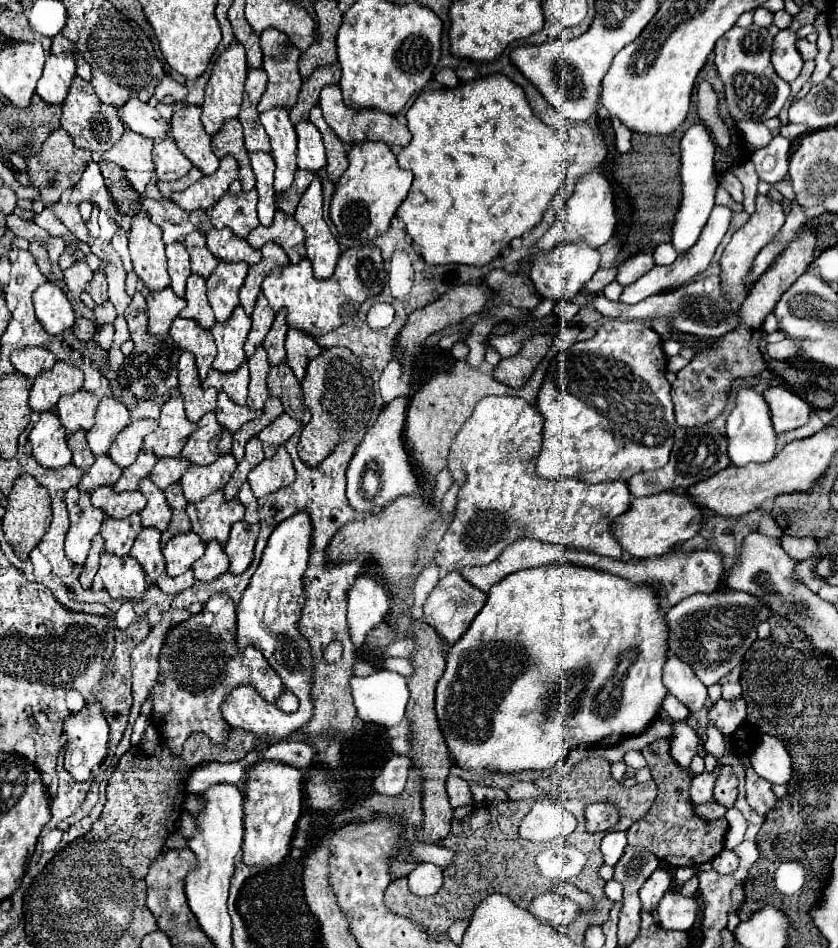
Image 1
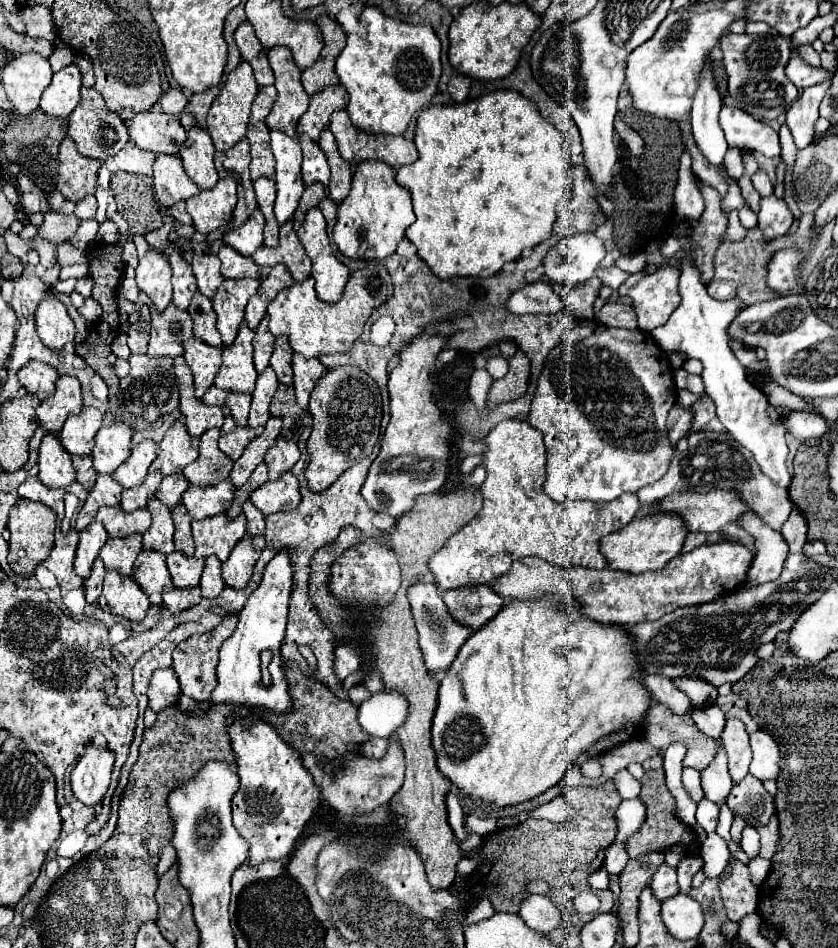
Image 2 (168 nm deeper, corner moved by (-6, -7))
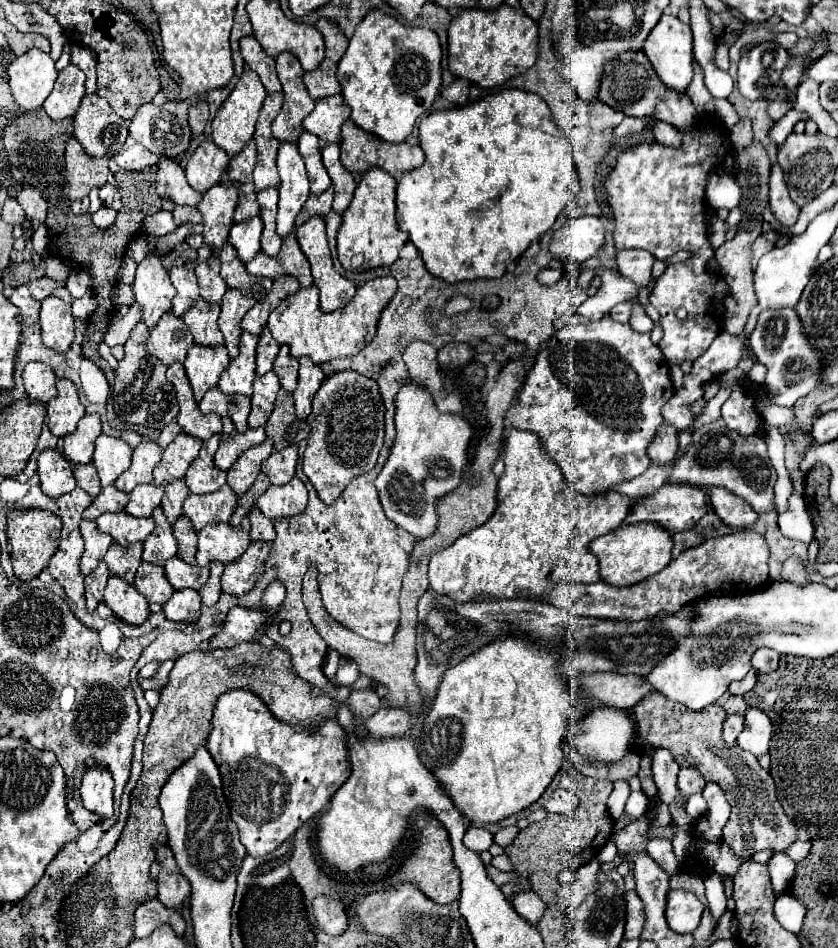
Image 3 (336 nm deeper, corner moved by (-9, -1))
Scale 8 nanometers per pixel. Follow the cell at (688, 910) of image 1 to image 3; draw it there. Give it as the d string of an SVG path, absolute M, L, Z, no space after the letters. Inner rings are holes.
M670 890L666 896L666 920L668 926L678 932L694 932L700 924L700 916L704 912L704 904L686 890Z

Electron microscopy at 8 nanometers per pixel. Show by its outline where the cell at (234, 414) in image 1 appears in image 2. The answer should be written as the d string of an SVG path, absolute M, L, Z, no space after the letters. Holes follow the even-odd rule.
M223 406L221 408L225 414L225 424L221 426L221 436L219 436L219 448L223 450L223 454L227 454L231 460L237 460L243 454L243 448L257 438L265 426L259 428L251 428L251 426L237 426L229 408Z

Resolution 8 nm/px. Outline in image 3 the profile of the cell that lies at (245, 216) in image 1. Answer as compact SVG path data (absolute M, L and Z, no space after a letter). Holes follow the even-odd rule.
M254 216L246 222L234 224L230 230L230 244L236 248L238 258L248 264L260 252L260 234L262 234L262 220Z

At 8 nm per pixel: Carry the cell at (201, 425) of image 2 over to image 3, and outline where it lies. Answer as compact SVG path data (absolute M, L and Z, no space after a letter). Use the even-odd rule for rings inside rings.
M172 364L166 372L166 378L172 382L174 390L176 390L176 398L178 398L178 406L180 412L176 416L178 426L182 428L184 434L200 438L200 440L208 440L214 434L222 432L222 420L218 414L202 414L194 396L192 396L192 388L190 382L186 378L186 372L182 368L182 364Z

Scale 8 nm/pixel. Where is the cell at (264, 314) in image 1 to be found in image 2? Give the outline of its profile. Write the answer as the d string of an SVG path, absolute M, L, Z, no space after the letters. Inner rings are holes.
M265 316L261 320L261 324L257 326L255 330L255 340L253 340L253 346L255 346L255 354L253 354L253 360L255 360L255 368L257 372L263 372L269 364L269 358L273 354L273 344L275 344L275 336L269 334L269 316Z

